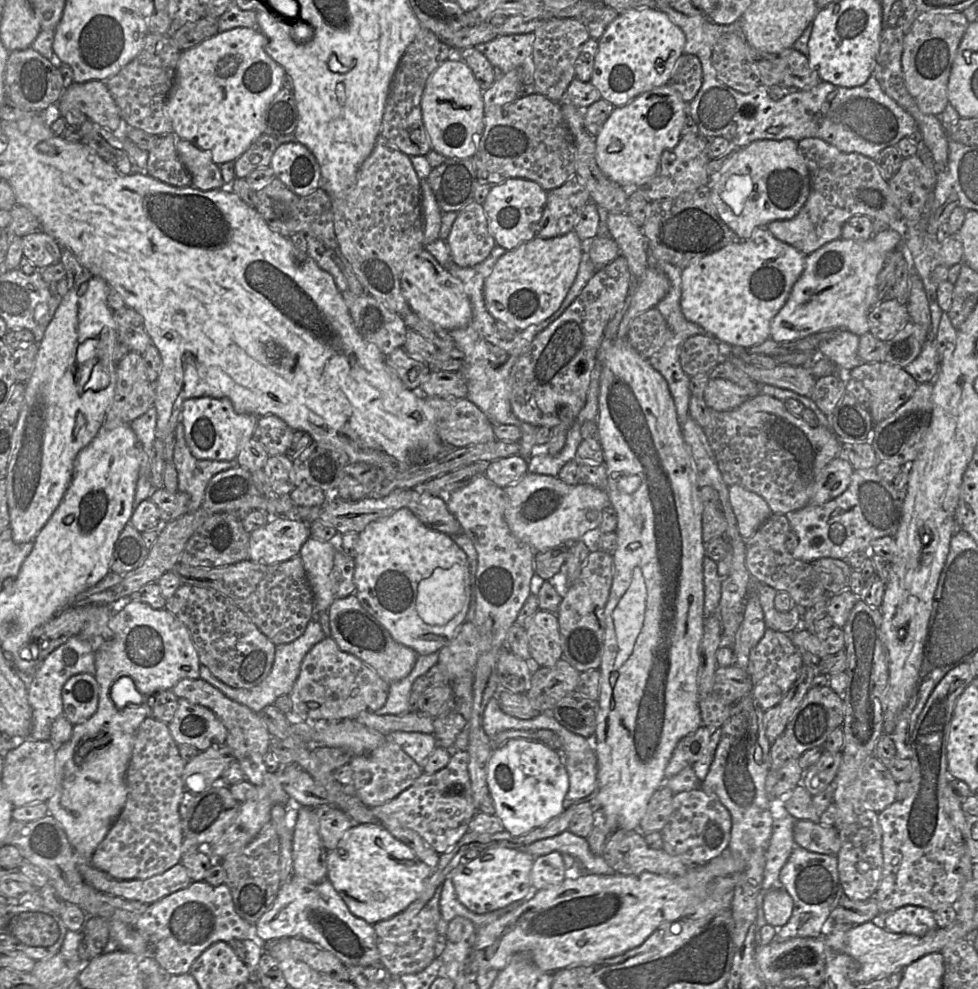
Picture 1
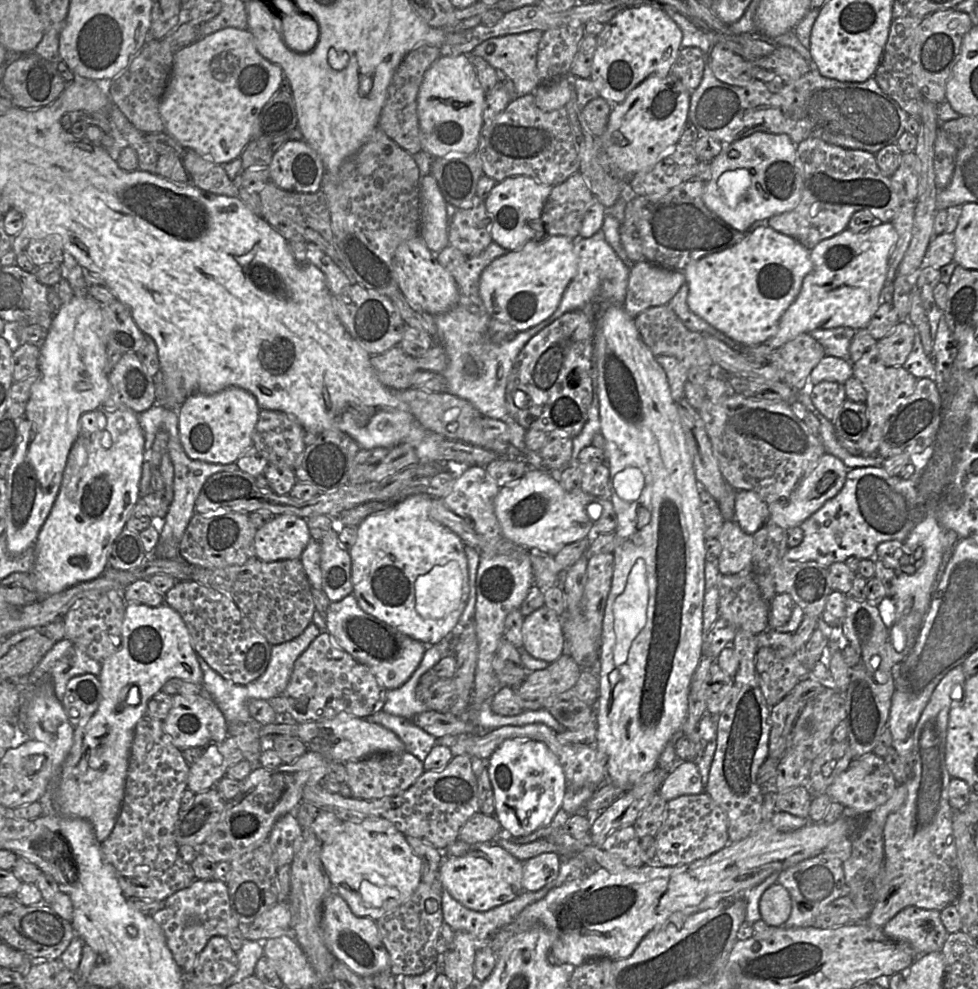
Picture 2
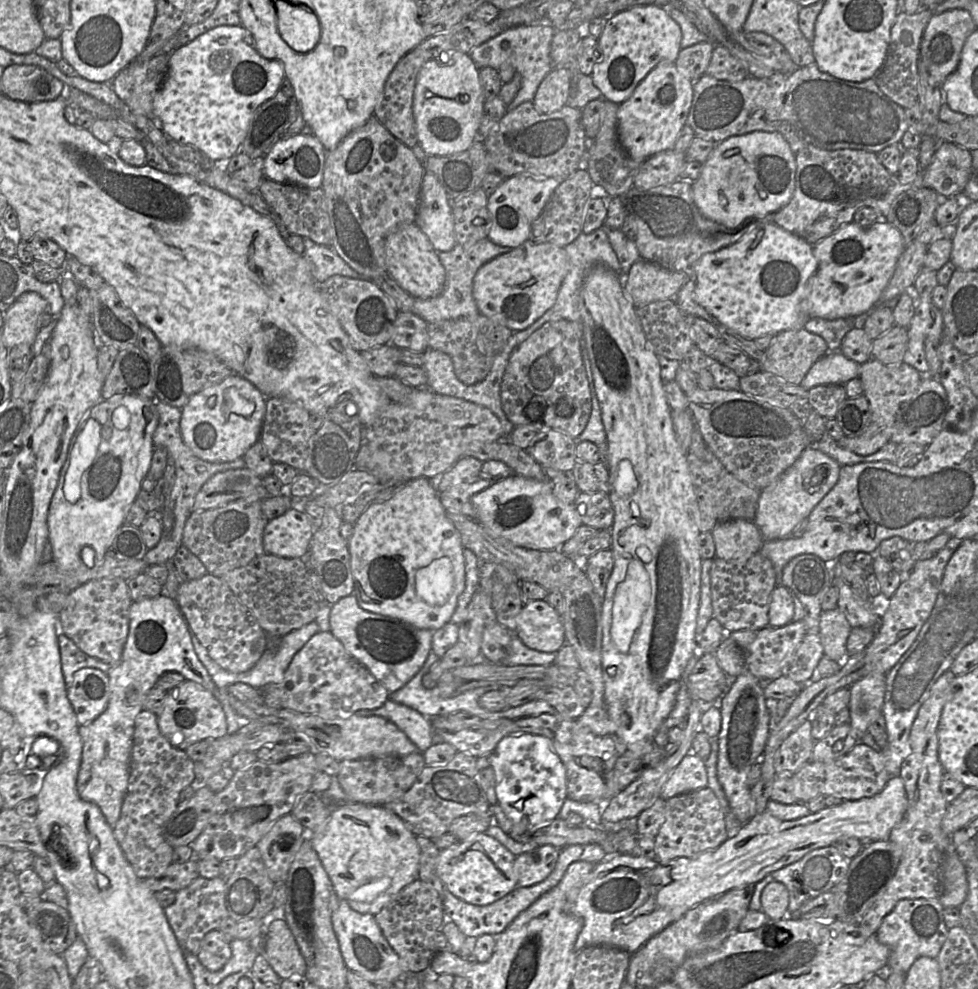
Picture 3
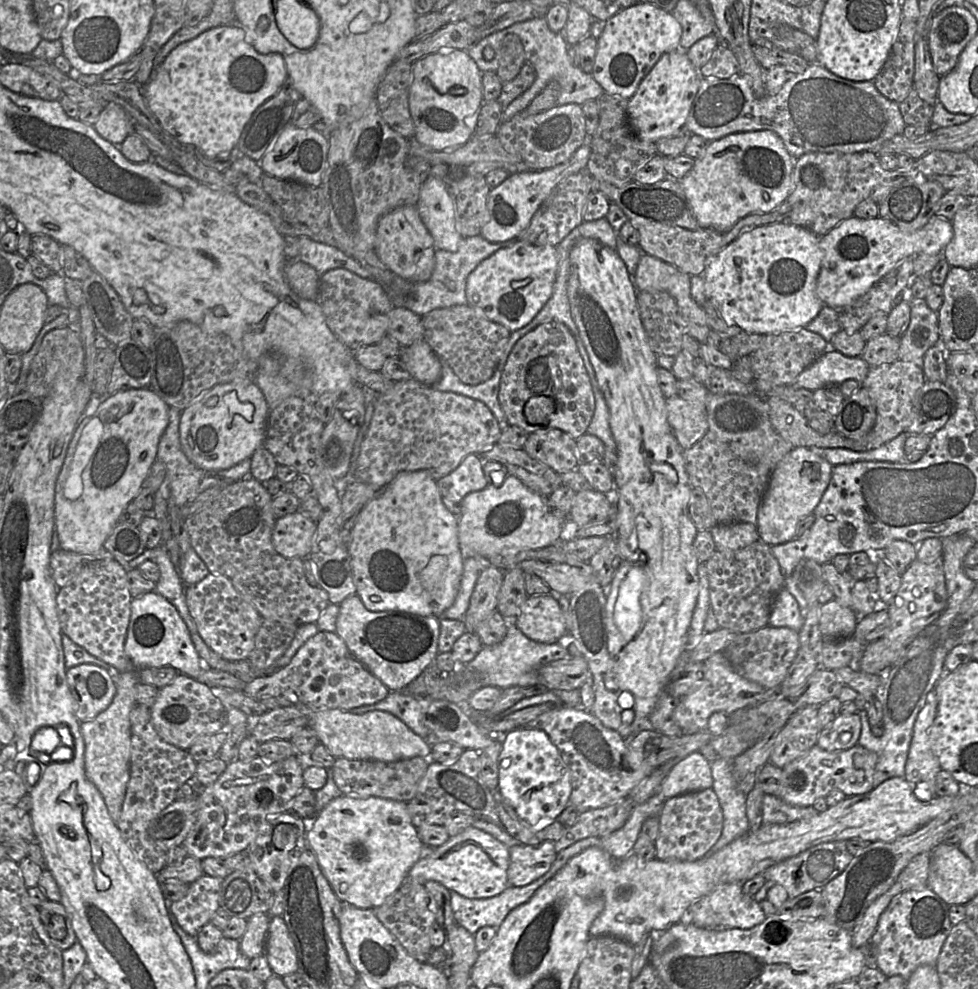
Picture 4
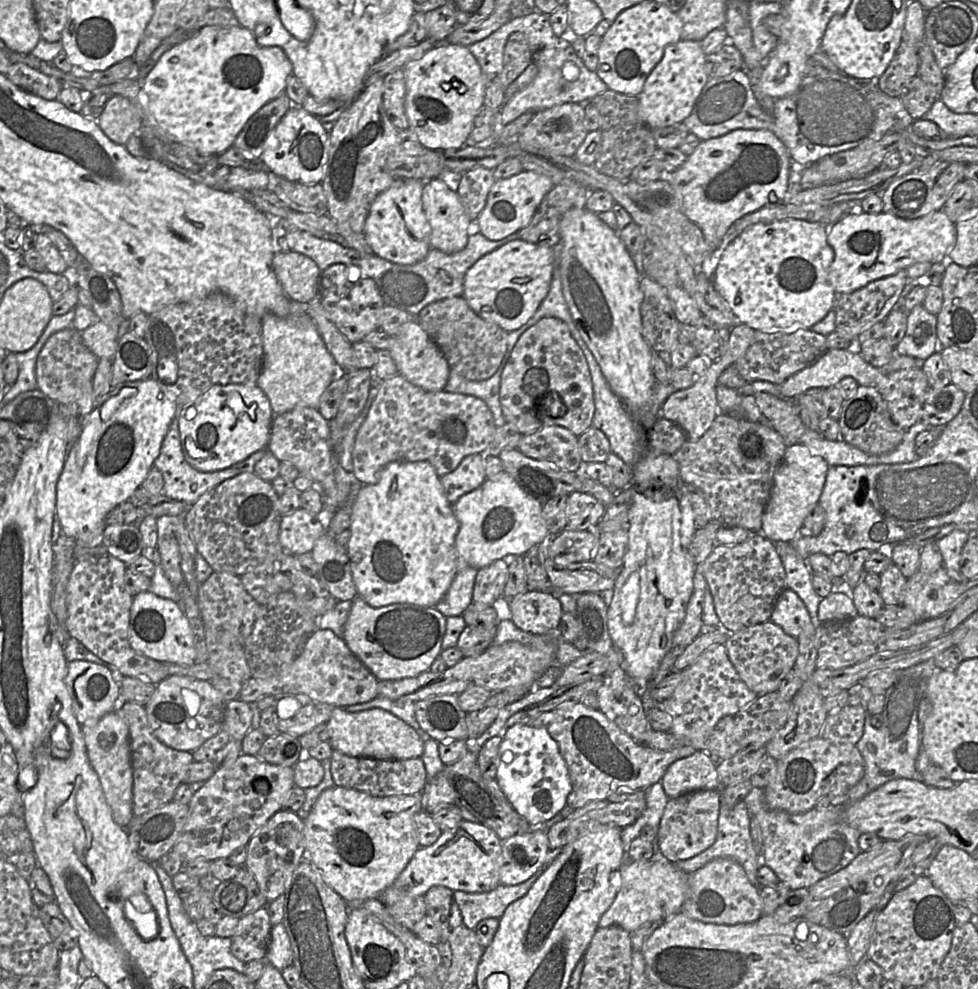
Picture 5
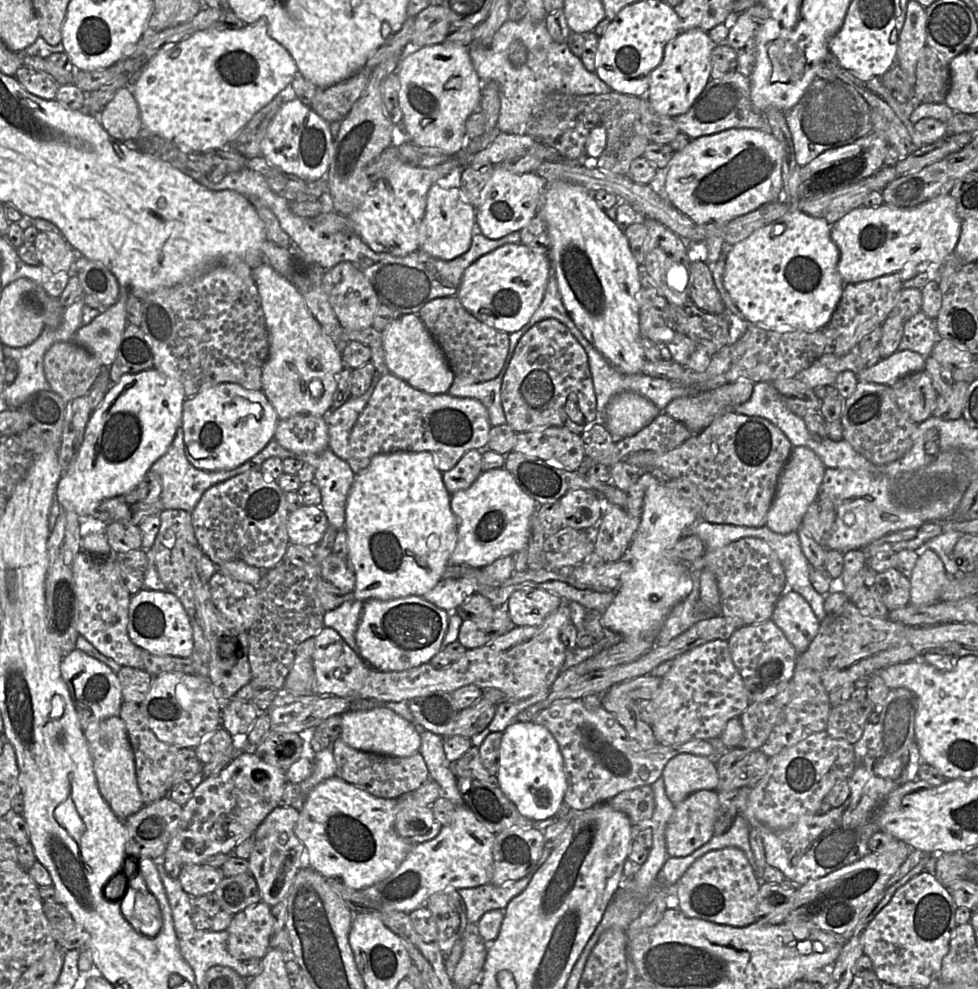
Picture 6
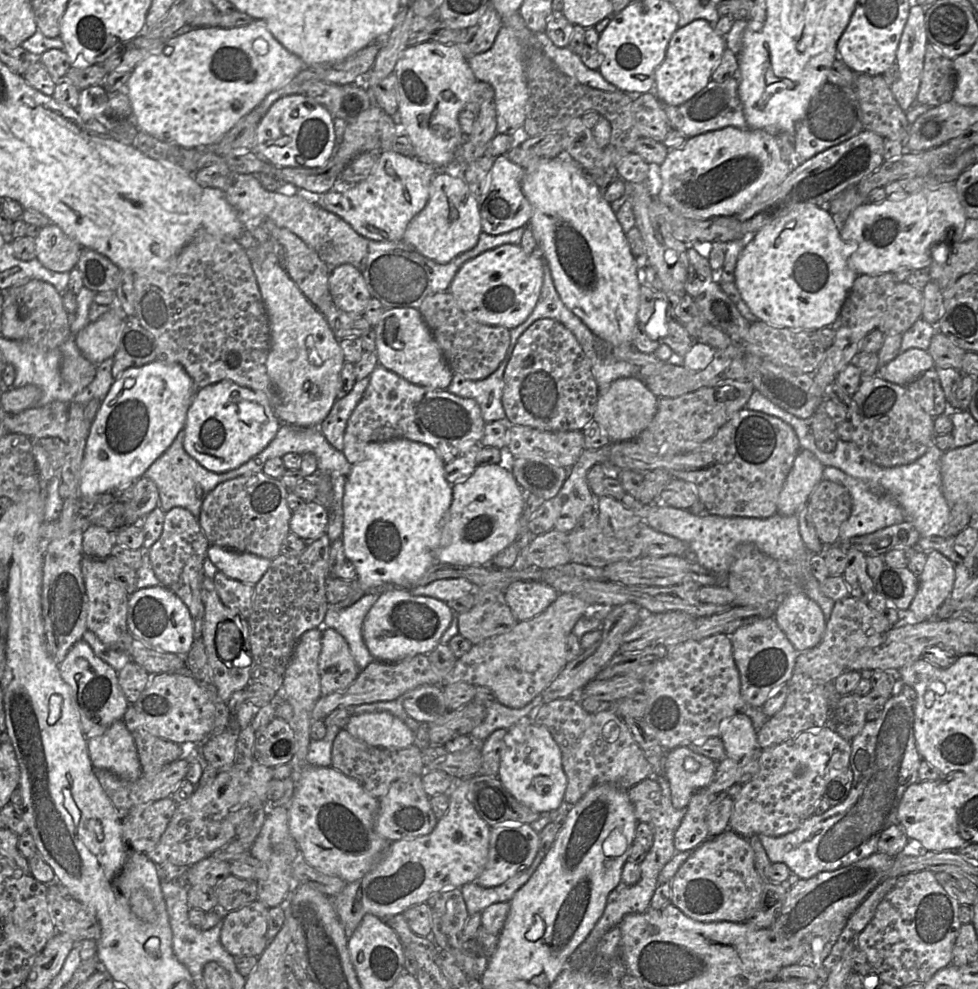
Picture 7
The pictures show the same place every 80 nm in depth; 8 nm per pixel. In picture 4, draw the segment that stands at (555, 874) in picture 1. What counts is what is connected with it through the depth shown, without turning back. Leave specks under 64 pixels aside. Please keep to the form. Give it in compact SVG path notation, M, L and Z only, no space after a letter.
M544 841L538 845L516 844L509 849L510 886L523 887L543 876L556 859L554 843Z

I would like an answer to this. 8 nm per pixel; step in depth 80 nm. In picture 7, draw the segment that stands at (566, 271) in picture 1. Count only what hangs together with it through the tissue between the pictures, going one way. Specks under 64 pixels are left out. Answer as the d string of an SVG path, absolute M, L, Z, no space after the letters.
M503 244L465 262L448 291L471 319L511 330L522 324L535 308L543 284L545 261L527 254L520 245Z

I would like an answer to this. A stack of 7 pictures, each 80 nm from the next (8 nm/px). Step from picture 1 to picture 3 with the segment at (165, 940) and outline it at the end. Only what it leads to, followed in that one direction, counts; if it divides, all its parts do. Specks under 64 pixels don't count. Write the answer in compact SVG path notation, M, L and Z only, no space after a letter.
M199 876L192 884L177 891L174 903L164 909L169 925L184 952L197 955L204 936L209 931L218 929L222 921L229 917L225 903L225 889L223 877L207 879Z

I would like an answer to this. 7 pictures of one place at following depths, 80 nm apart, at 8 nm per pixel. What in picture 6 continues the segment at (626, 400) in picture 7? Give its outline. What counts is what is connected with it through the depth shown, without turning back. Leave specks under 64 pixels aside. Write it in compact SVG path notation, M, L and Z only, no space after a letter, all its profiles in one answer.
M622 392L612 397L606 408L605 427L614 441L633 436L649 425L660 411L640 394Z

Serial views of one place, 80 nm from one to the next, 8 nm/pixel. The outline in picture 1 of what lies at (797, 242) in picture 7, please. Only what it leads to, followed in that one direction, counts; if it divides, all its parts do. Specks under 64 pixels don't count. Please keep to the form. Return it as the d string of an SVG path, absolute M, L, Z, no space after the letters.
M757 227L750 238L731 243L682 269L681 311L688 321L731 346L761 344L770 338L771 322L803 273L806 256L776 239L766 227Z

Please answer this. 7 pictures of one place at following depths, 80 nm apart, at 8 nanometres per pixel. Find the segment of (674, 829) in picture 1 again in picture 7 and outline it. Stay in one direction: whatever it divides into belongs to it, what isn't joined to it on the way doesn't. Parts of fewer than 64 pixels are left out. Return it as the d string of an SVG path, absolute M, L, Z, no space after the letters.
M699 790L693 794L674 835L674 846L677 852L695 850L709 838L706 815L716 795L706 790Z

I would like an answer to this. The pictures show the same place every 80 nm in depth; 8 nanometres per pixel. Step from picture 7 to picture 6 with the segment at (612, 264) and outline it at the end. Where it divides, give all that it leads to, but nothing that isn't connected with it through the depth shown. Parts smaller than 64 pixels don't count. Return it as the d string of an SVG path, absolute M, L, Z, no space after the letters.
M565 181L548 183L539 214L546 222L551 239L548 256L555 266L559 293L576 327L619 371L625 374L642 373L646 357L639 325L640 273L624 232L597 206L590 191Z

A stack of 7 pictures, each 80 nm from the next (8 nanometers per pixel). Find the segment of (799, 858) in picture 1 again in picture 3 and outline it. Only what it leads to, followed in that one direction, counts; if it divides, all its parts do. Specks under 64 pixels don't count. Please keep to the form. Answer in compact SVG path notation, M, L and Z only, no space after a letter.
M834 846L819 848L807 853L800 860L787 865L770 875L774 881L783 883L789 892L788 913L793 913L808 899L829 892L846 875L851 859L843 856Z

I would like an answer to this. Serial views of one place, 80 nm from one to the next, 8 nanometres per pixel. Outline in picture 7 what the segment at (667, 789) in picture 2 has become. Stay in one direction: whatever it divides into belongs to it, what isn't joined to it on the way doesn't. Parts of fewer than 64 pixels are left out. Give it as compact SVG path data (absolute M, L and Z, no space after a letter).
M679 746L667 752L663 776L670 785L672 805L678 810L685 809L693 794L705 789L710 784L715 775L716 767L715 761L695 753L688 746Z

